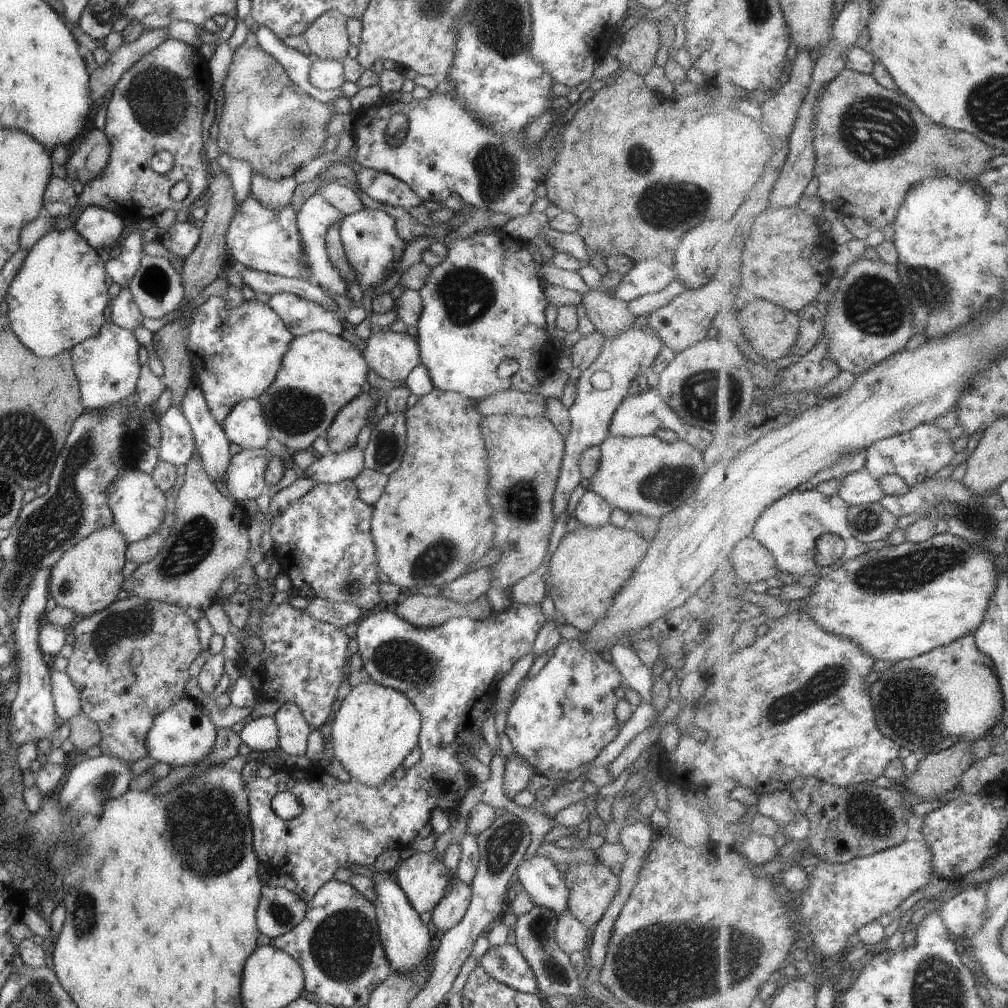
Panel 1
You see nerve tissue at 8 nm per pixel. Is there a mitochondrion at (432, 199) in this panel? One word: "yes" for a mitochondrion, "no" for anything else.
no

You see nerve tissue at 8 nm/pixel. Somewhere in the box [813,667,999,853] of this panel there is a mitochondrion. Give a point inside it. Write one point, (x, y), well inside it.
(865, 814)

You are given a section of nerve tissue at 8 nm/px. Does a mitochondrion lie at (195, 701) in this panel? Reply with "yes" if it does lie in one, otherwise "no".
no

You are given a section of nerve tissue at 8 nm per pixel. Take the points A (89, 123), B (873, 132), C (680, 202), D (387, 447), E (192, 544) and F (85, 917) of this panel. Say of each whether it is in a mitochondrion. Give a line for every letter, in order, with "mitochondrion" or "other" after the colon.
A: other
B: mitochondrion
C: mitochondrion
D: mitochondrion
E: mitochondrion
F: mitochondrion

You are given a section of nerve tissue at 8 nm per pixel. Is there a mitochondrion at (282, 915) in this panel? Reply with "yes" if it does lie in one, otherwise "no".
yes

